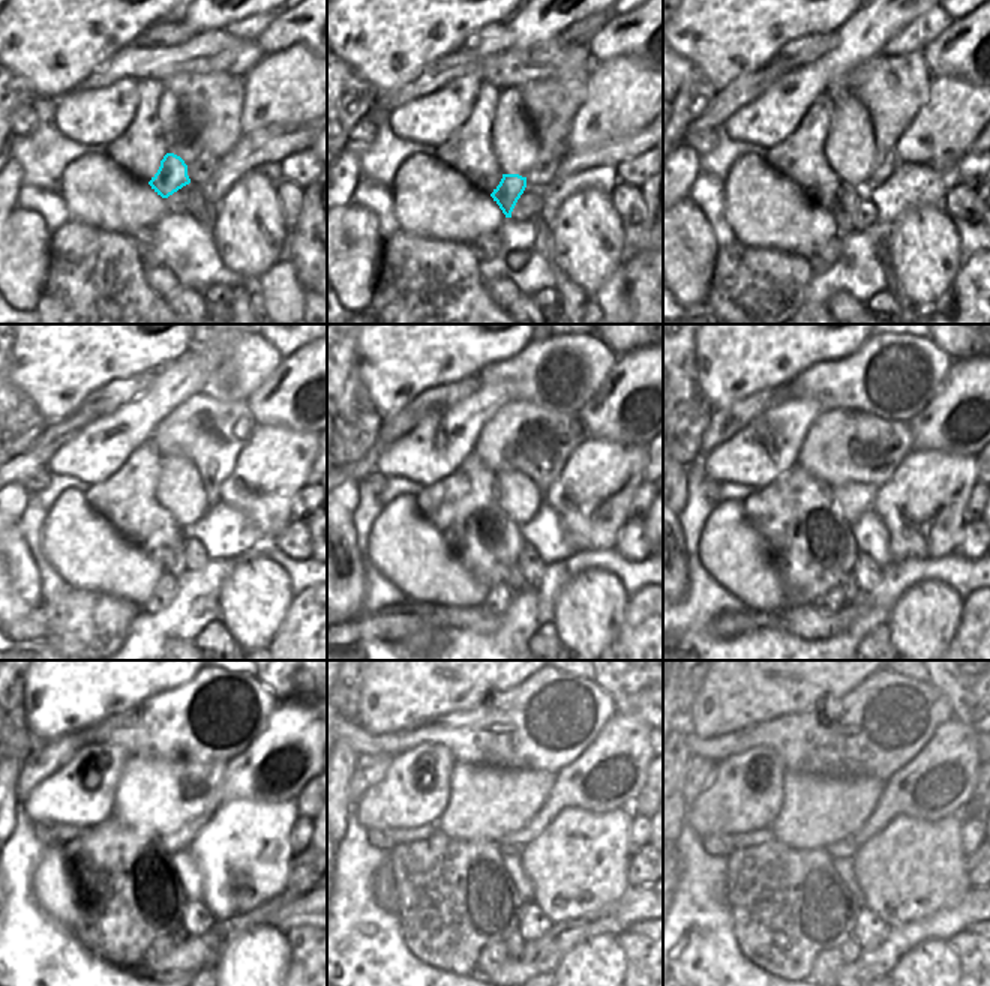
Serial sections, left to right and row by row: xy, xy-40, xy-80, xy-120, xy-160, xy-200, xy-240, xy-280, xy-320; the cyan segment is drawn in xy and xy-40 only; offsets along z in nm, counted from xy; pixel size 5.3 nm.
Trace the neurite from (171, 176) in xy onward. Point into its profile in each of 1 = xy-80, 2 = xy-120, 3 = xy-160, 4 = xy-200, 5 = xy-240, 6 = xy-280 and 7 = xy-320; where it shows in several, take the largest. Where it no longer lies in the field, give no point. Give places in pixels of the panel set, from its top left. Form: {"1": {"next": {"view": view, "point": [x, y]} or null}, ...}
{"1": {"next": {"view": "xy-80", "point": [848, 195]}}, "2": {"next": {"view": "xy-120", "point": [176, 566]}}, "3": {"next": {"view": "xy-160", "point": [515, 581]}}, "4": {"next": {"view": "xy-200", "point": [849, 583]}}, "5": {"next": {"view": "xy-240", "point": [177, 932]}}, "6": {"next": {"view": "xy-280", "point": [513, 944]}}, "7": {"next": {"view": "xy-320", "point": [851, 949]}}}

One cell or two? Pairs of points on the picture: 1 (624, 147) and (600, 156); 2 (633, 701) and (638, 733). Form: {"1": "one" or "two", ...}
{"1": "one", "2": "two"}

